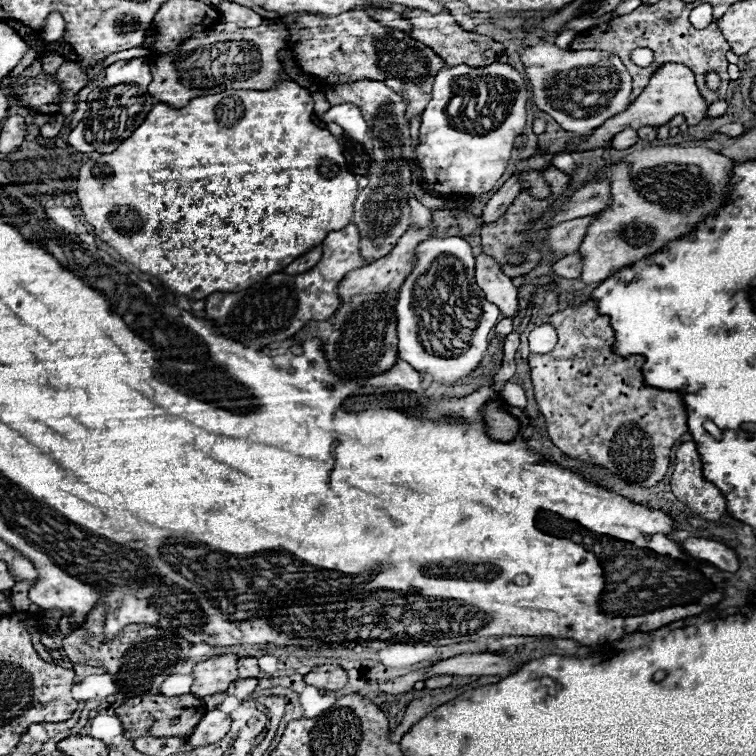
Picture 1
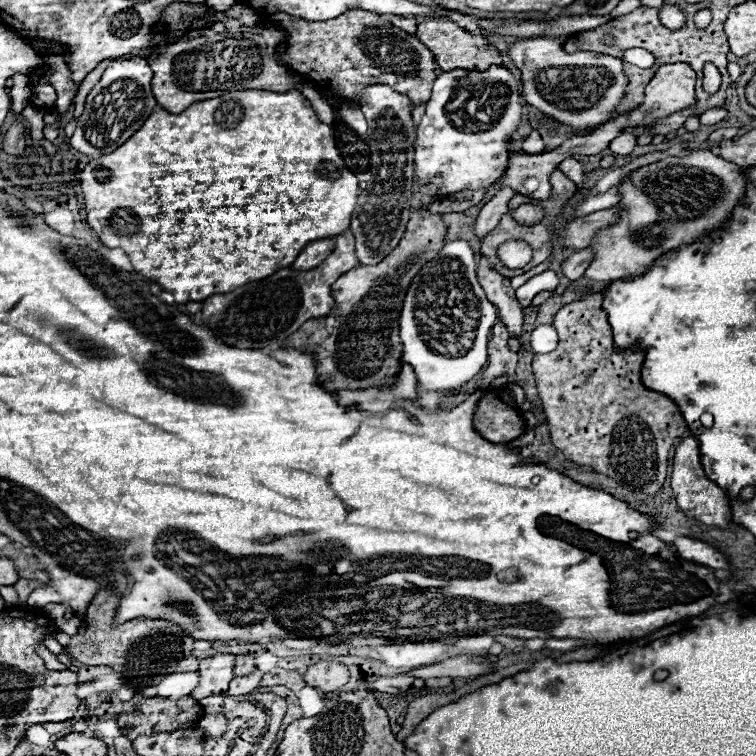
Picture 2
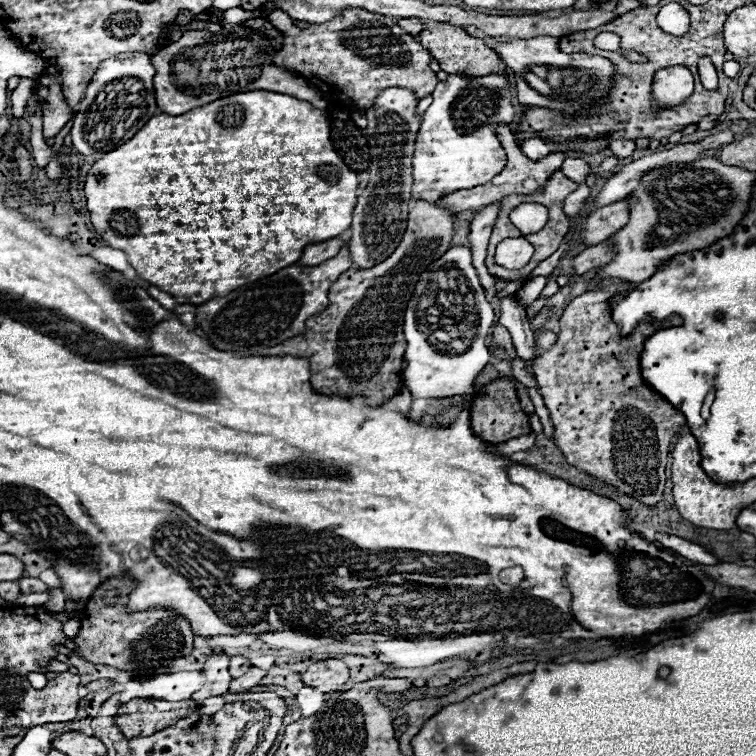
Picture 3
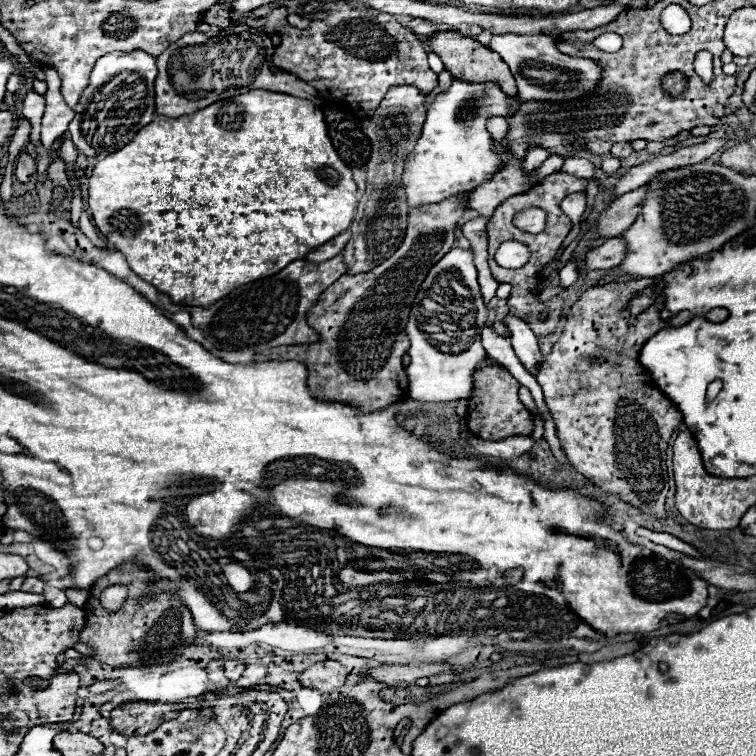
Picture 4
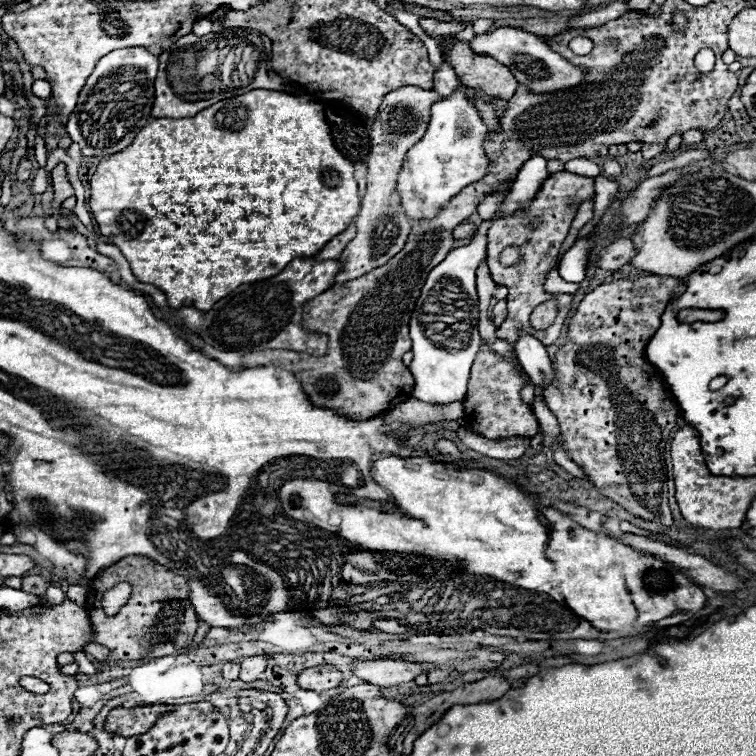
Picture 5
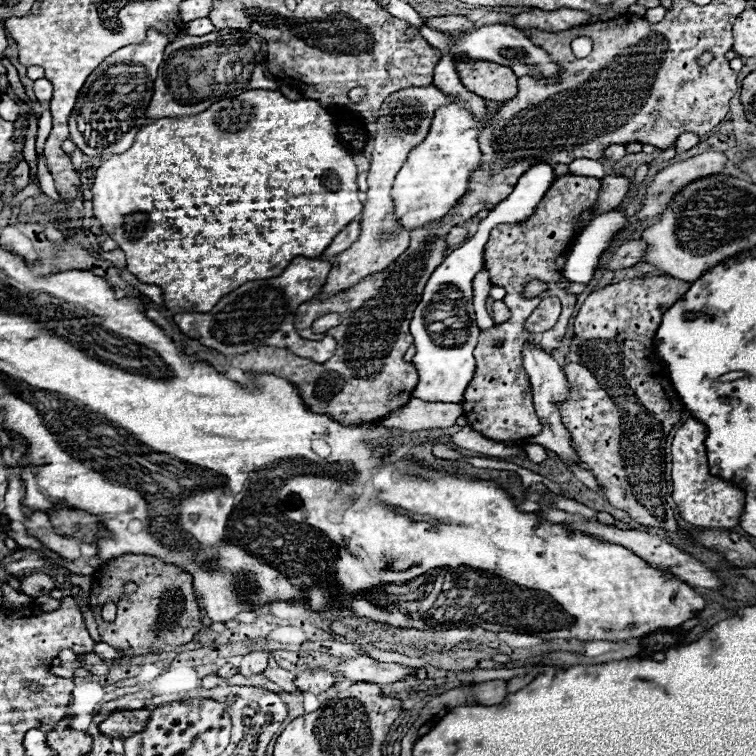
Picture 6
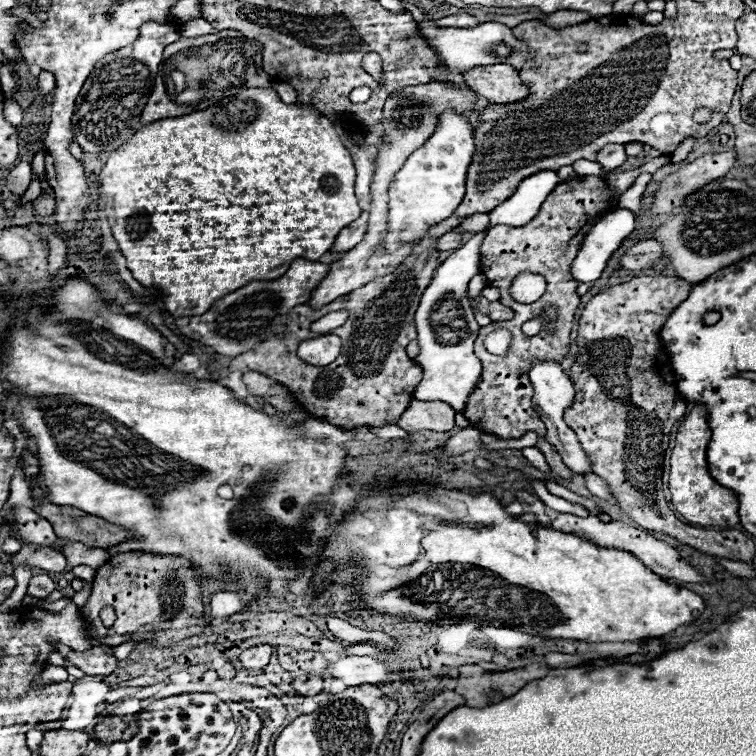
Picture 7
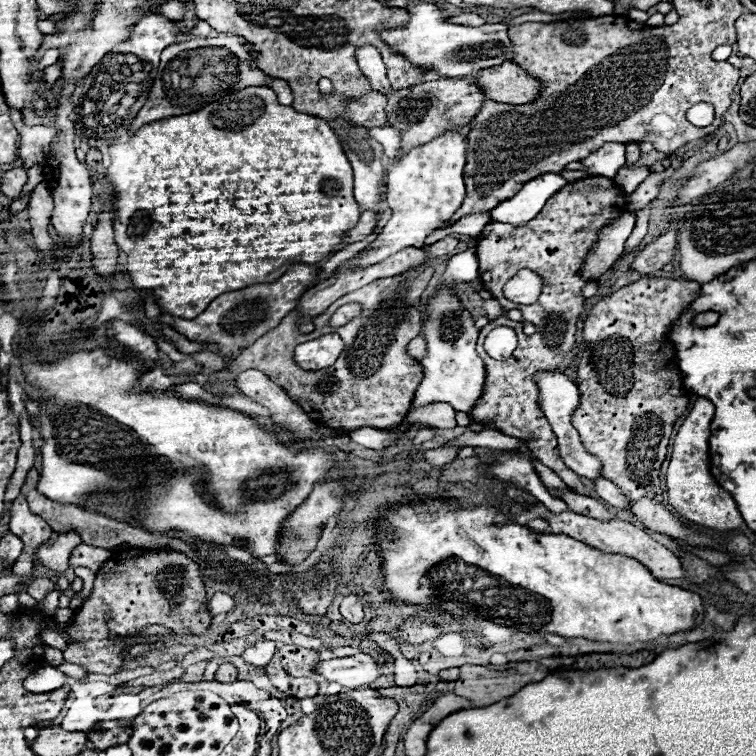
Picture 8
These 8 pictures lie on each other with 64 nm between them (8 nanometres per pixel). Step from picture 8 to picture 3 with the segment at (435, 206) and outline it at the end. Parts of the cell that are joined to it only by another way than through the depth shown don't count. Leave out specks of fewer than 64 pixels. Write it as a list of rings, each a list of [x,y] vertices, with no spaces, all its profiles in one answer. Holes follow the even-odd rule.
[[[450,74],[448,80],[438,82],[432,96],[434,96],[434,102],[426,110],[420,132],[416,136],[416,148],[414,148],[414,158],[412,158],[414,182],[412,182],[412,190],[410,190],[414,200],[428,200],[428,202],[446,198],[448,194],[454,194],[456,190],[468,190],[468,188],[480,186],[484,182],[490,182],[496,174],[500,174],[506,164],[506,154],[494,134],[494,128],[498,122],[512,124],[514,116],[516,116],[514,82],[512,80],[508,82],[508,78],[504,78],[500,74],[490,74],[490,76],[482,76],[482,78]]]

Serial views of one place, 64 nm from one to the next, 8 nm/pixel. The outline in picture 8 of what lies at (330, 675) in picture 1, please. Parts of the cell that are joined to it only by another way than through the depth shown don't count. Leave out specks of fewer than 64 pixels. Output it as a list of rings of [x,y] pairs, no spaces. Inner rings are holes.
[[[294,678],[292,684],[292,698],[302,700],[302,698],[312,698],[318,694],[318,684],[310,678]]]

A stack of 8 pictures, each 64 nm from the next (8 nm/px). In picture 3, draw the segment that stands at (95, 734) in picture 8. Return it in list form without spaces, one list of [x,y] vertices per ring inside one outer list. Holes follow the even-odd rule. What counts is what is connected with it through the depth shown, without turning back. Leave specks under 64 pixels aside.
[[[134,698],[120,706],[118,716],[114,716],[114,724],[126,738],[136,738],[144,734],[154,734],[164,726],[176,724],[180,718],[198,710],[194,700],[182,702],[166,702],[166,700],[146,700]]]

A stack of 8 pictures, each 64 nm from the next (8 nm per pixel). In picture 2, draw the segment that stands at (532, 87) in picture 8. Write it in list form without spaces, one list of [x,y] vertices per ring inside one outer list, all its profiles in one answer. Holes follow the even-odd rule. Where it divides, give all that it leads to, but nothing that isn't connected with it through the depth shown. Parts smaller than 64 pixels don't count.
[[[430,18],[426,22],[420,22],[414,36],[420,42],[424,42],[424,46],[428,46],[432,50],[436,62],[444,70],[456,70],[456,68],[462,68],[462,70],[466,70],[466,68],[468,70],[488,70],[488,66],[502,66],[500,52],[484,36],[474,36],[474,34],[466,32],[464,28],[456,26],[448,18]]]

